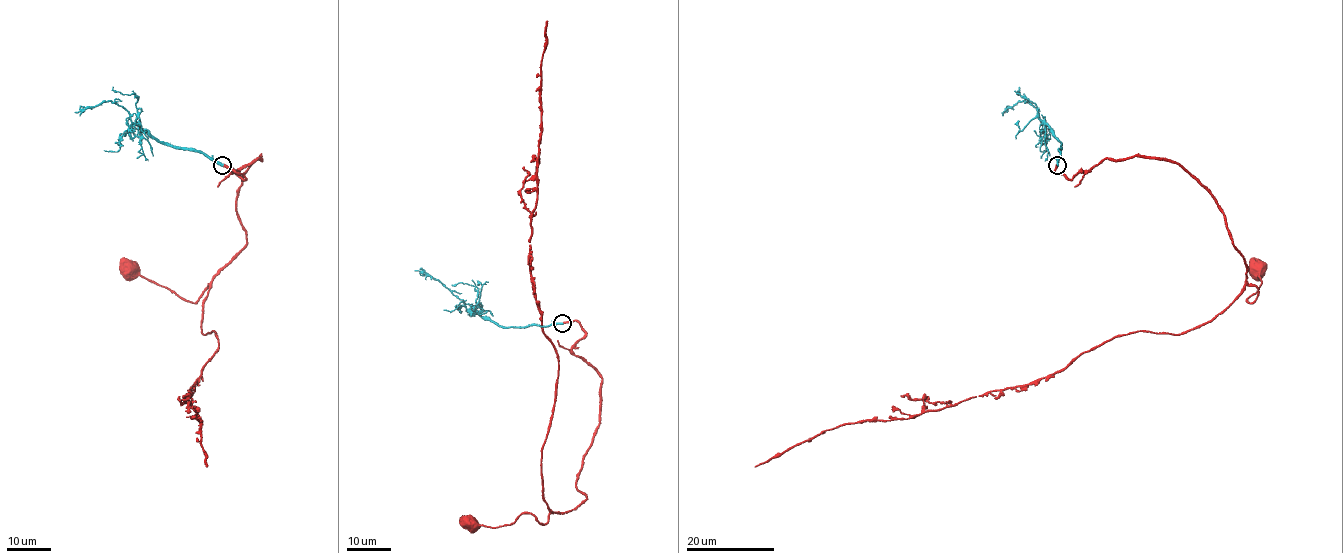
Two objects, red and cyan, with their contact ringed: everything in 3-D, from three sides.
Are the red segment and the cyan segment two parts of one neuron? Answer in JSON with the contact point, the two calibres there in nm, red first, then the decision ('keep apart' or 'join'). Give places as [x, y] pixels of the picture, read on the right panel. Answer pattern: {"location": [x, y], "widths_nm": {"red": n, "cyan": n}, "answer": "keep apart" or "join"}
{"location": [1057, 165], "widths_nm": {"red": 360, "cyan": 400}, "answer": "join"}

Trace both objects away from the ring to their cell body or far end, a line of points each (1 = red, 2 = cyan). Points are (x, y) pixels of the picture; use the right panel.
1: (1057, 166), (1072, 179), (1105, 159), (1182, 166), (1220, 211), (1257, 290), (1251, 303), (1257, 268)
2: (1057, 164), (1060, 142), (1040, 119), (1032, 104), (1019, 101), (1004, 112)

